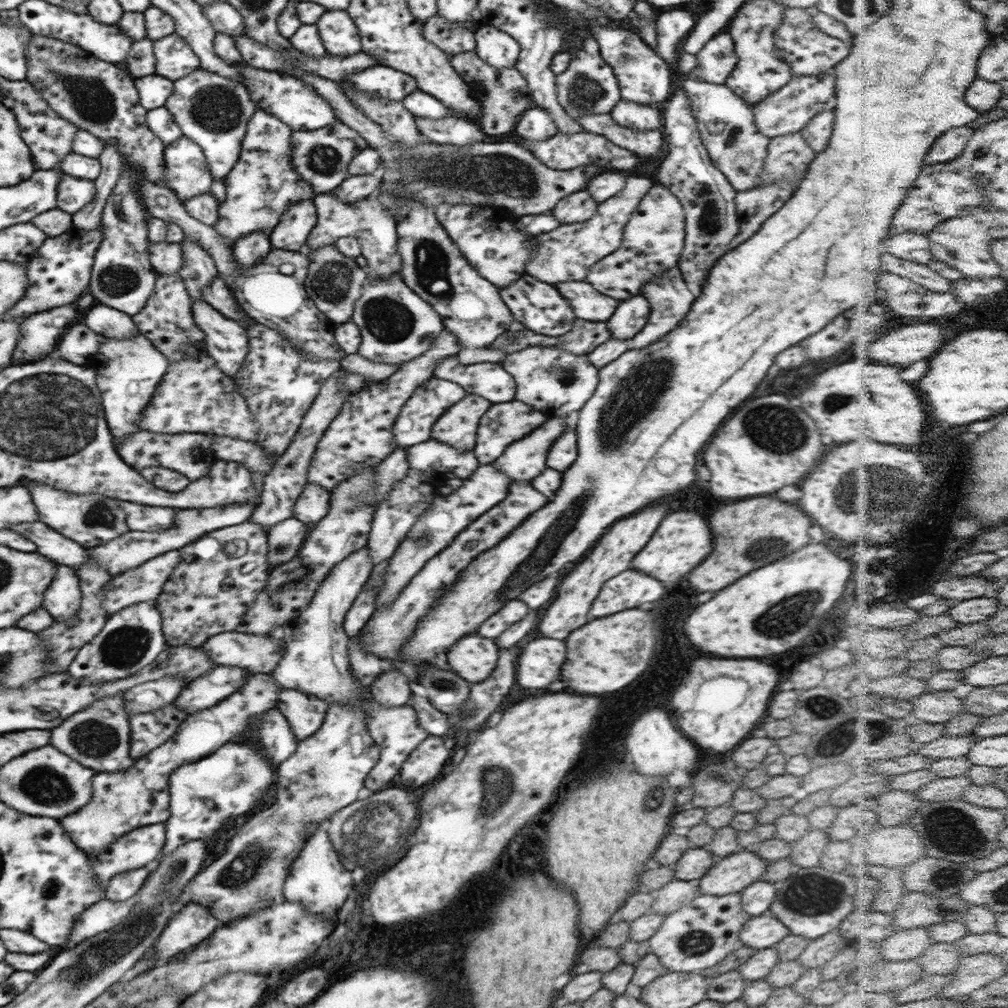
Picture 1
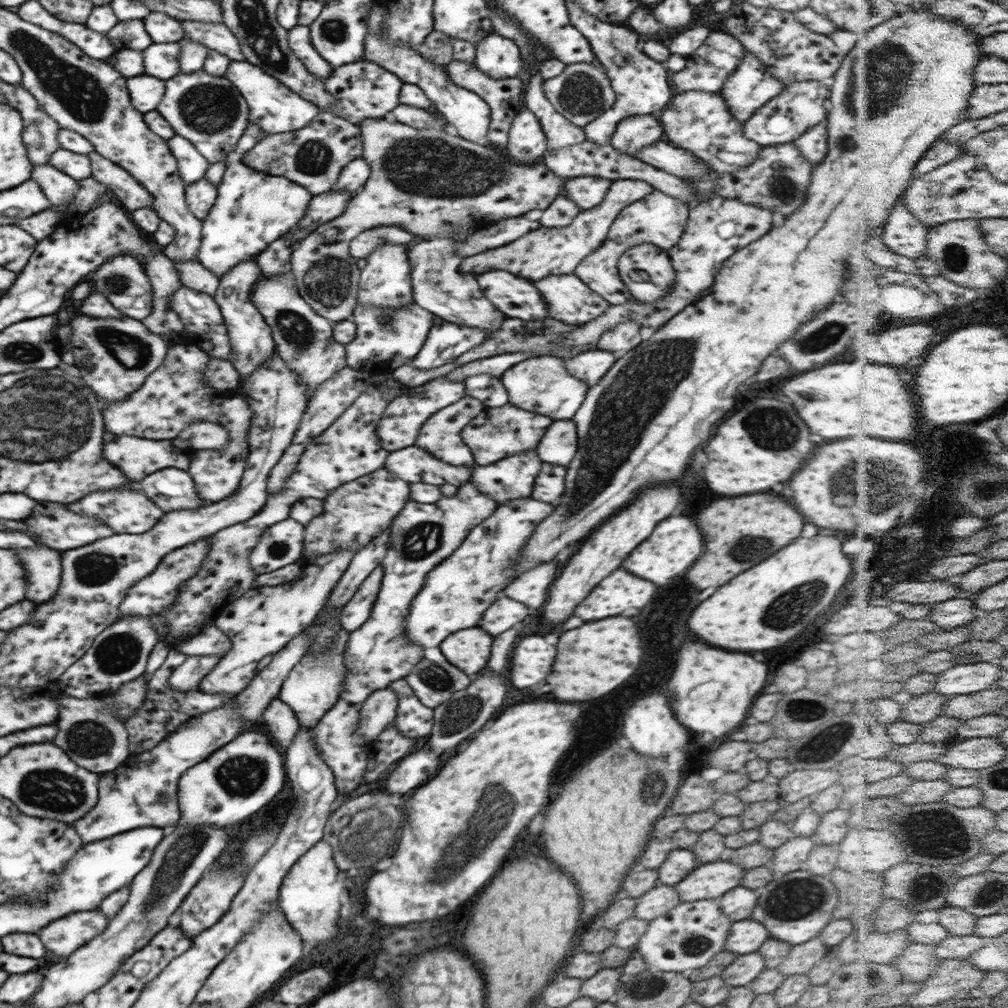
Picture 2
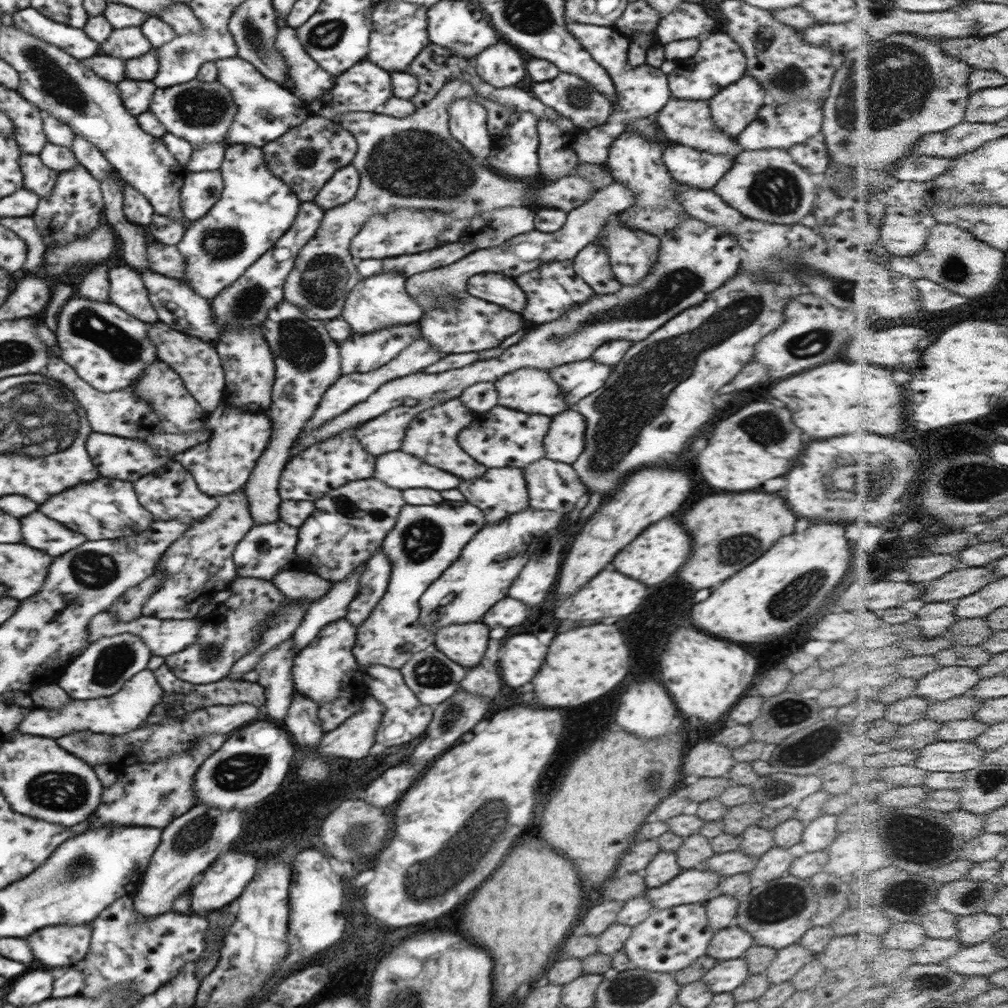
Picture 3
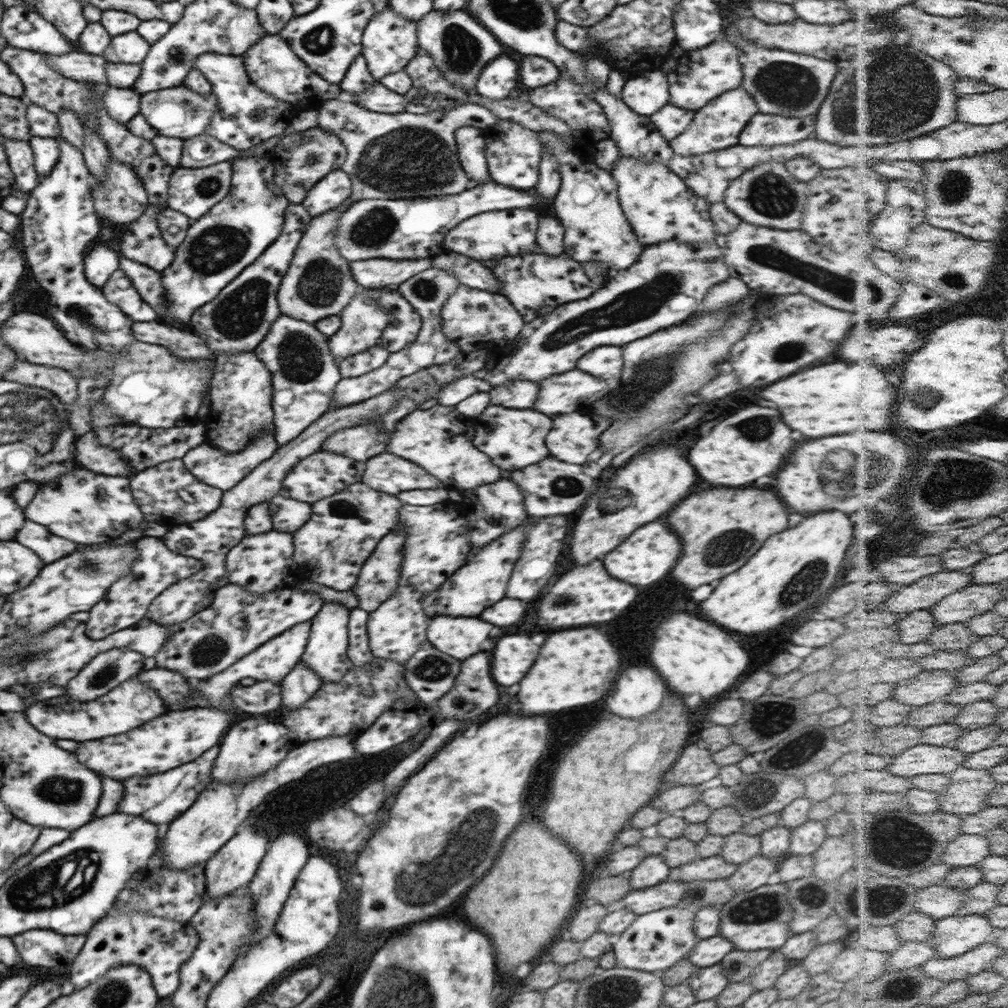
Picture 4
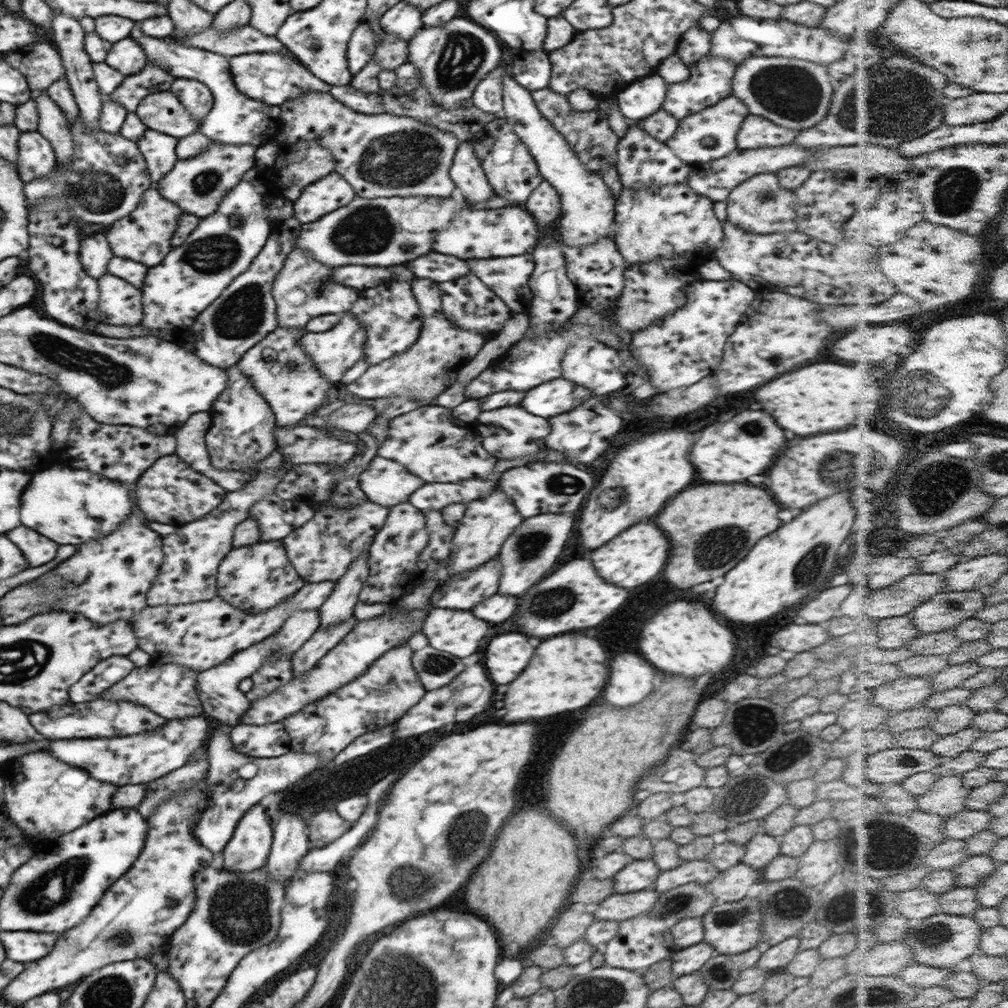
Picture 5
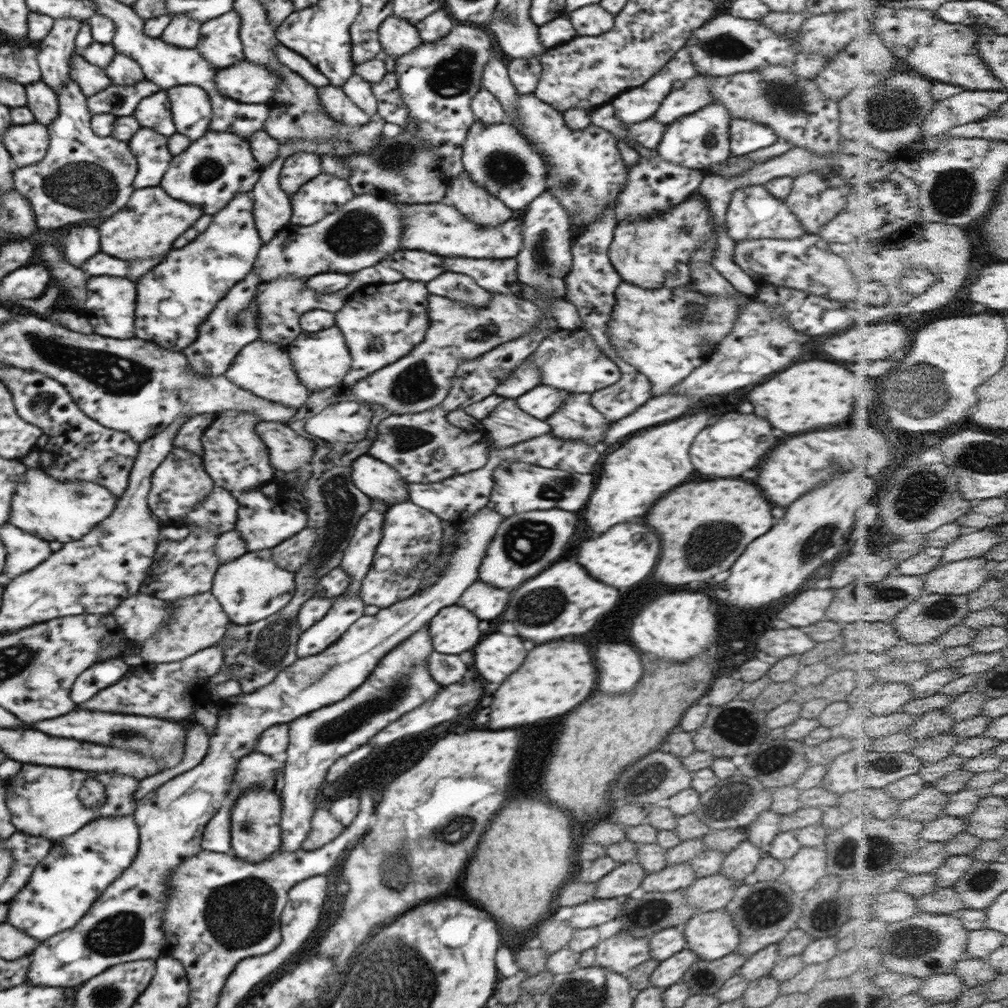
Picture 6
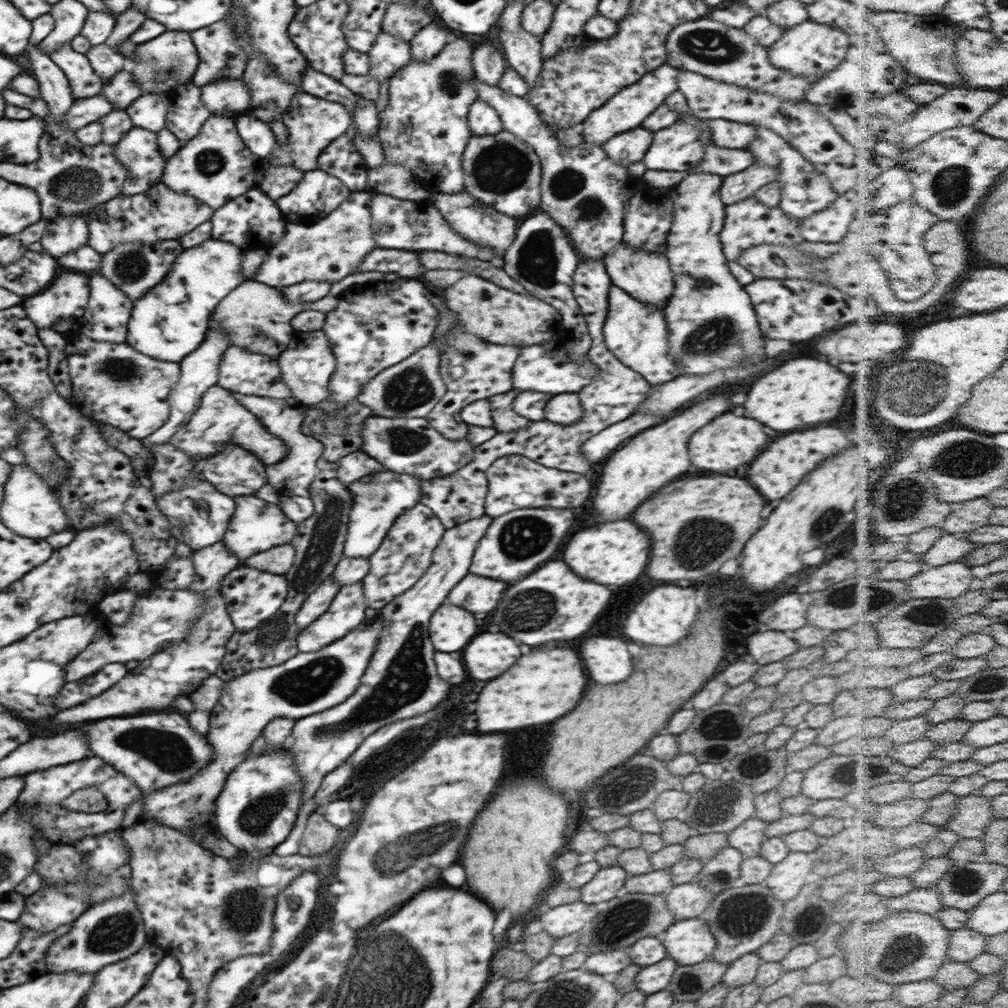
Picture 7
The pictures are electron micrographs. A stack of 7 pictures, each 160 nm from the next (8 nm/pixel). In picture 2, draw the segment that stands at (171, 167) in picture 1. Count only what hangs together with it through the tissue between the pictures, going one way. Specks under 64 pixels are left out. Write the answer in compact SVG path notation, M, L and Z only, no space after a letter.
M175 134L167 140L167 143L177 160L178 172L184 181L184 188L188 188L190 184L194 184L205 177L209 162L188 139Z

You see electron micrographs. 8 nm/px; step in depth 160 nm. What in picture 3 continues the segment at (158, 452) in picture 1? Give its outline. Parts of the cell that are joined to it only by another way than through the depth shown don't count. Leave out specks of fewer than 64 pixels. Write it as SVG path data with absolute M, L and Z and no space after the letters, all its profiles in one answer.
M92 431L92 436L88 436L85 444L88 455L92 458L92 463L96 464L102 477L118 480L130 480L131 483L136 482L138 478L142 478L148 472L156 470L164 466L166 462L174 462L174 458L164 458L164 456L156 456L157 450L150 448L142 440L128 440L128 438L120 438L120 436L110 436Z

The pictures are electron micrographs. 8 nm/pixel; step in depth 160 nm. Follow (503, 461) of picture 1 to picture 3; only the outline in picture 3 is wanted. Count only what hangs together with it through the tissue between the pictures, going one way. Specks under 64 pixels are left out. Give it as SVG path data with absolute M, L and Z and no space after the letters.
M490 468L480 480L464 480L458 490L470 504L484 510L486 524L528 508L528 491L520 468Z

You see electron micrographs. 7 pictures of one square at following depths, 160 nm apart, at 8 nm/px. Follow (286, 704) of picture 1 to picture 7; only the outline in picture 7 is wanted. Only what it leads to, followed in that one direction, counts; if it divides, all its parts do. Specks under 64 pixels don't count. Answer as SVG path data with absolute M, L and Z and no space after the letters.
M388 469L368 475L360 484L350 483L348 490L355 496L350 511L348 532L343 544L344 557L366 557L373 555L390 527L398 516L420 503L421 478L414 475L400 474Z

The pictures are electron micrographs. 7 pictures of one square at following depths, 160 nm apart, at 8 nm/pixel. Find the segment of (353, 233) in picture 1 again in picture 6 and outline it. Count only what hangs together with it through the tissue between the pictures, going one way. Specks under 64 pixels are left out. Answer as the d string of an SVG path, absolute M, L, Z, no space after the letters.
M338 327L324 329L318 332L302 331L287 345L287 353L290 356L293 368L299 376L300 384L303 384L311 393L330 388L330 386L342 387L344 375L349 371L352 357L348 350L344 335Z

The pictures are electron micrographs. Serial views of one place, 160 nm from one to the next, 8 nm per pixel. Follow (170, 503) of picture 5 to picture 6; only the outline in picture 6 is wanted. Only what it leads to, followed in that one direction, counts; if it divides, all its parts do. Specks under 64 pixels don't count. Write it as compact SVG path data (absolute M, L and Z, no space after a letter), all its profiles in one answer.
M173 446L168 457L152 473L151 489L147 496L148 506L158 520L172 525L183 524L183 518L195 504L202 502L214 488L216 486L210 475L204 472L202 458L189 450Z

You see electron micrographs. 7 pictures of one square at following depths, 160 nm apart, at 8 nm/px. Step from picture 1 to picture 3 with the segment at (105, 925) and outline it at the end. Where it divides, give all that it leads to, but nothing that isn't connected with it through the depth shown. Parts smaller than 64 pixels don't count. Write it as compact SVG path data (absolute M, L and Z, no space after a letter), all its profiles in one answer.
M73 924L42 928L28 936L28 944L38 962L46 966L72 966L81 962L90 948L93 926Z

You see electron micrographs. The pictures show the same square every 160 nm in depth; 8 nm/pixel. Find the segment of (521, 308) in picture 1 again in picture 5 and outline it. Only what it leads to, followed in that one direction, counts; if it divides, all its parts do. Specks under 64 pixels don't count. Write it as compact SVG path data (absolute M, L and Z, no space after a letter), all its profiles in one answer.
M428 252L416 258L409 260L405 265L410 268L410 272L416 278L427 278L434 283L450 282L460 276L470 274L468 266L464 260L454 258L454 256L444 256L438 252Z

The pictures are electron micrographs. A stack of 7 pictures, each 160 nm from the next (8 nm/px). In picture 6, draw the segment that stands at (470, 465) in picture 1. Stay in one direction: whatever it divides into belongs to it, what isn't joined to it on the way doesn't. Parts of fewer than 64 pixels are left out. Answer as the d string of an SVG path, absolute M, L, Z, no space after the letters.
M362 455L354 460L351 467L352 482L372 500L378 499L388 506L408 500L405 480L389 464Z

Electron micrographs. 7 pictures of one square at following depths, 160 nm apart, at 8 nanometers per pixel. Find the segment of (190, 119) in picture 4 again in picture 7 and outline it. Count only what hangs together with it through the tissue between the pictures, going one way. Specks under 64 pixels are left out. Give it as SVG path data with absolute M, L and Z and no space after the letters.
M146 93L137 98L126 111L134 127L157 133L165 128L168 112L166 93Z

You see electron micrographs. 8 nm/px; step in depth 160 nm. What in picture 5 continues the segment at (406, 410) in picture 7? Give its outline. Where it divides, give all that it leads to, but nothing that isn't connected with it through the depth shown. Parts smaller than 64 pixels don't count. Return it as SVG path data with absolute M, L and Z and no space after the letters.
M412 278L412 292L418 301L421 312L422 328L418 340L406 352L383 360L380 364L369 366L366 372L354 382L346 384L346 389L362 398L388 398L389 396L410 396L414 400L426 400L438 397L456 380L458 371L466 365L487 340L496 333L477 333L464 330L450 322L442 314L442 301L439 286L427 278Z

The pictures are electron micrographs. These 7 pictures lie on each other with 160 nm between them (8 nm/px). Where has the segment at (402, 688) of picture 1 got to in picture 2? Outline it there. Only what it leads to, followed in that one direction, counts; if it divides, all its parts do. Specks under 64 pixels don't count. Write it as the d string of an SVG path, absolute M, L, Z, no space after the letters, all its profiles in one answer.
M381 689L368 696L359 712L358 735L364 736L363 739L373 747L384 729L395 720L397 706L398 695L392 689Z

